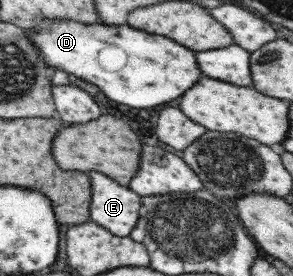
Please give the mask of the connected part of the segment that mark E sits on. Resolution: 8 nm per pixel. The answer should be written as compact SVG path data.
M92 173L90 220L111 235L125 237L139 220L141 196L102 173Z

